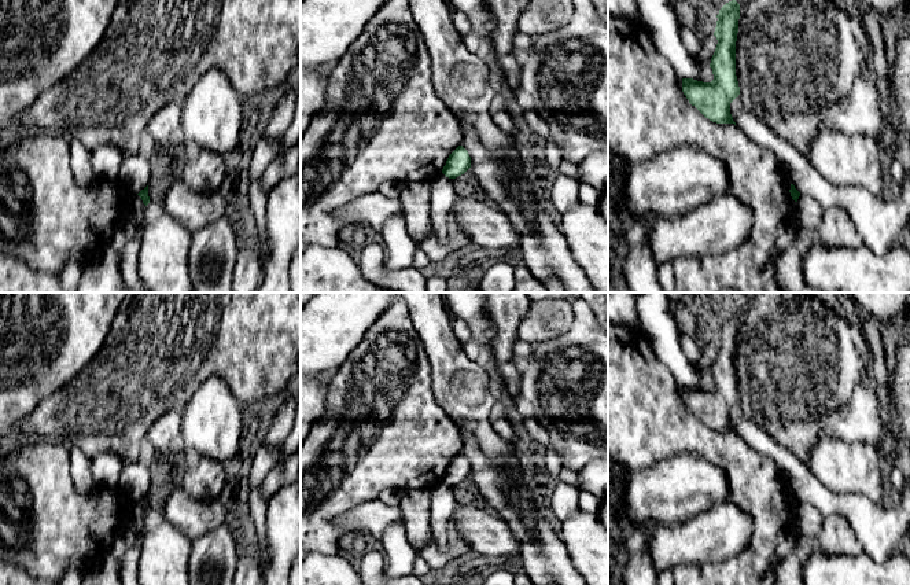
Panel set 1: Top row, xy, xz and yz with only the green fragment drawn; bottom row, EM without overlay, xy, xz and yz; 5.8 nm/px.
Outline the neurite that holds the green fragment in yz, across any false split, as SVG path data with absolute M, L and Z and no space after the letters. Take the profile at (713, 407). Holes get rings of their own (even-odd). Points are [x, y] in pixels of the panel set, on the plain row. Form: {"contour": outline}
{"contour": "M736 308L726 310L716 325L714 343L718 352L710 371L714 387L703 390L693 386L682 386L682 400L689 411L710 428L736 433L730 422L730 411L740 402L736 383L740 312Z"}

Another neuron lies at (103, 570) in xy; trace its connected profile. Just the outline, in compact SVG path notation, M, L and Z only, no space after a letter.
M110 549L89 563L81 585L122 585L118 560Z

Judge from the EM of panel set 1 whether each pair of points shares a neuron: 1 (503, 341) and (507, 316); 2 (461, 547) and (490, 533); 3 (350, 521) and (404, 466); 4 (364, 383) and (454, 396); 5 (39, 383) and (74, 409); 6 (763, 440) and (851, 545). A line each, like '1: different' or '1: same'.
1: same
2: different
3: different
4: different
5: different
6: different

